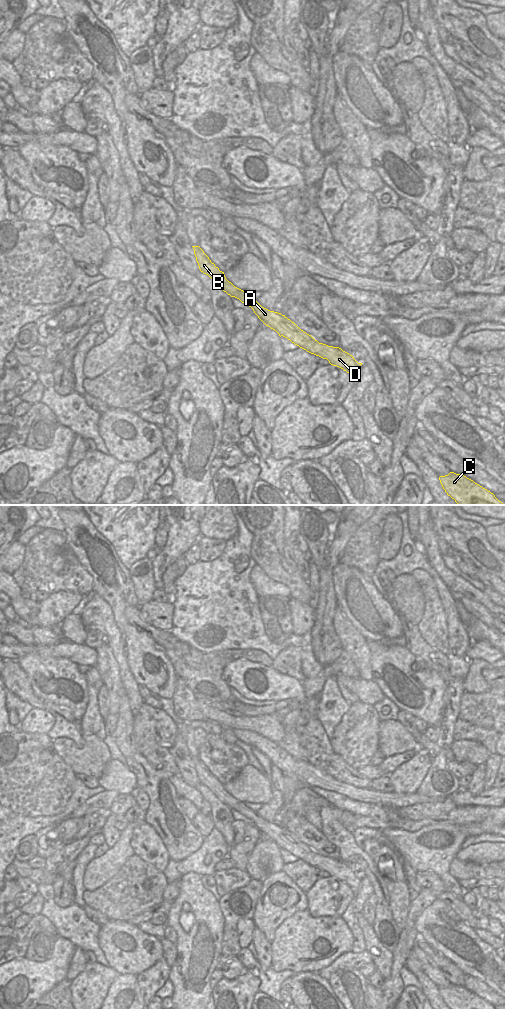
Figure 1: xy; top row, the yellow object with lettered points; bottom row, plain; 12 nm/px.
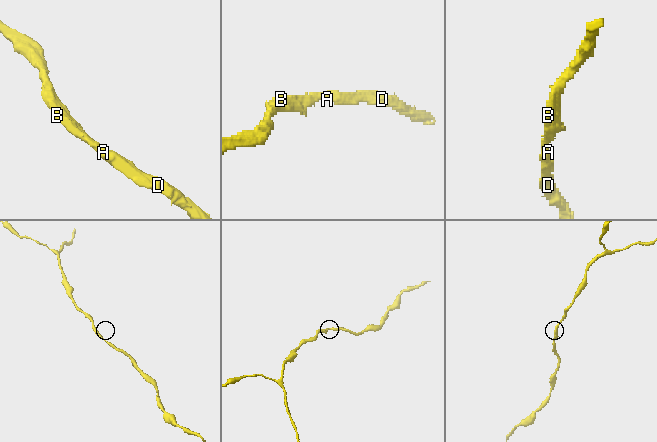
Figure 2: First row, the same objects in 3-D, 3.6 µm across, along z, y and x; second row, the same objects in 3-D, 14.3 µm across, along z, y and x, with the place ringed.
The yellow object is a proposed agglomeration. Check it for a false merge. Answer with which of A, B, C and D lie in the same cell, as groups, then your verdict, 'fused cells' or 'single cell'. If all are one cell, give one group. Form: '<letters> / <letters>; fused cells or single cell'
A B C D; single cell

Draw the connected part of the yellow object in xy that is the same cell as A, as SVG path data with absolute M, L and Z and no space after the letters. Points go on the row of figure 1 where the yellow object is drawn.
M192 246L199 269L208 275L216 285L231 297L239 299L245 305L251 307L258 318L268 327L275 330L279 336L283 336L295 345L307 352L327 359L333 366L337 366L353 378L360 374L362 363L358 363L352 355L339 347L328 346L319 343L311 335L301 330L294 322L281 313L270 311L262 307L256 300L249 297L243 290L229 282L224 272L220 271L199 246Z

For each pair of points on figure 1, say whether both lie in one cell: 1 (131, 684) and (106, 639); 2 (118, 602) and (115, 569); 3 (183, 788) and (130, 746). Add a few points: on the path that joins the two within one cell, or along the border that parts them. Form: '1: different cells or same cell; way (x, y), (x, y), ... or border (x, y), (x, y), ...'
1: same cell; way (125, 673), (117, 649)
2: same cell; way (118, 594), (115, 586), (115, 577)
3: different cells; border (169, 775), (168, 779), (179, 797)

